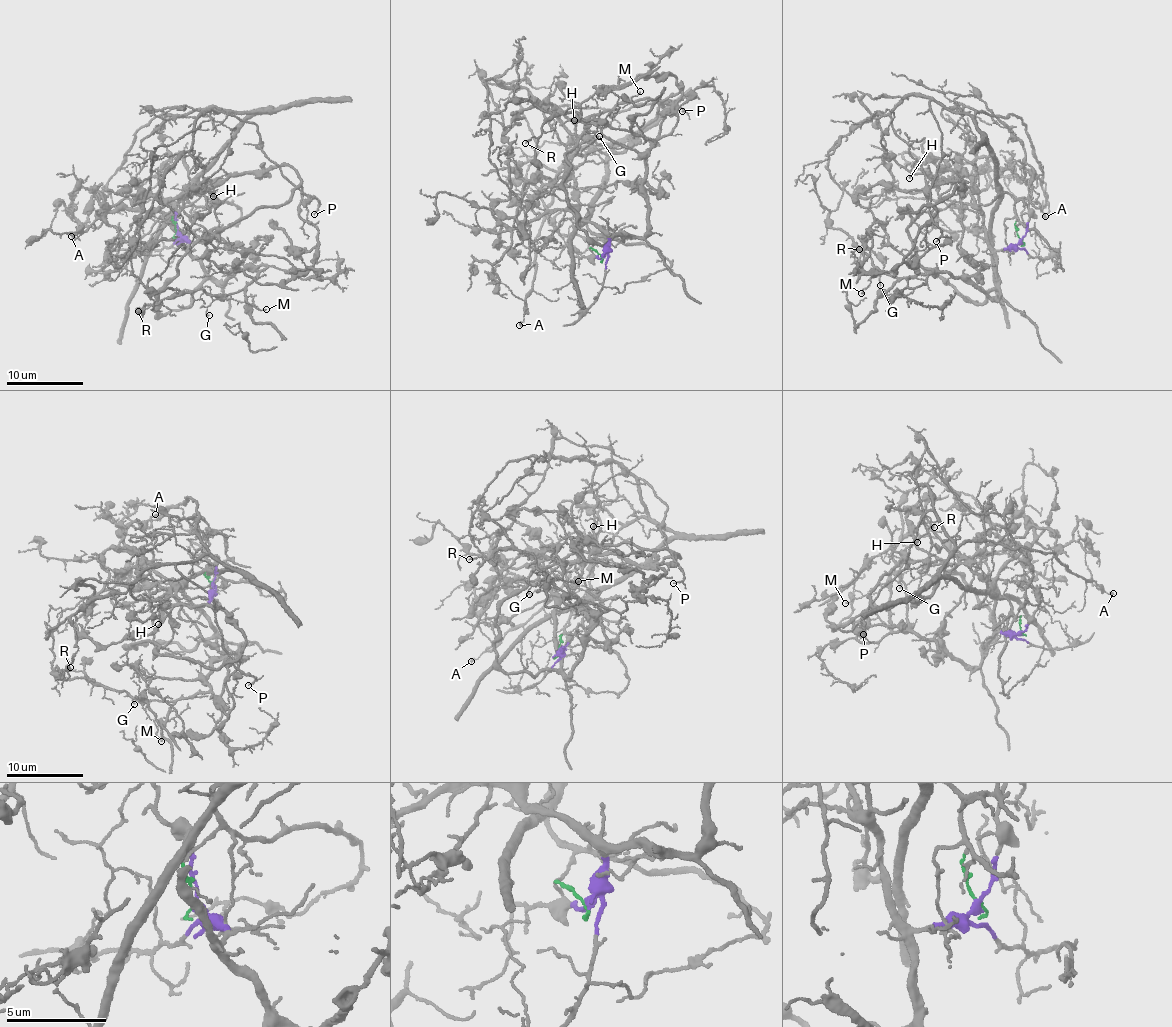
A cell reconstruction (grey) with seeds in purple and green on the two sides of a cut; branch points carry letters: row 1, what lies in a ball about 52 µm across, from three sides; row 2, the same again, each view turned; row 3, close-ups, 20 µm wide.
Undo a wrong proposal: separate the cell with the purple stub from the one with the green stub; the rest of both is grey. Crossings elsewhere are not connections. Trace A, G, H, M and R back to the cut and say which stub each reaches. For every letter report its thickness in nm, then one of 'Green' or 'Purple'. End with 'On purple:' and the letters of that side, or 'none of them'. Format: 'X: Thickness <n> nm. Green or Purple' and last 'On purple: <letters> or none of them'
A: Thickness 170 nm. Green
G: Thickness 120 nm. Purple
H: Thickness 140 nm. Green
M: Thickness 100 nm. Purple
R: Thickness 140 nm. Purple
On purple: G, M, R

